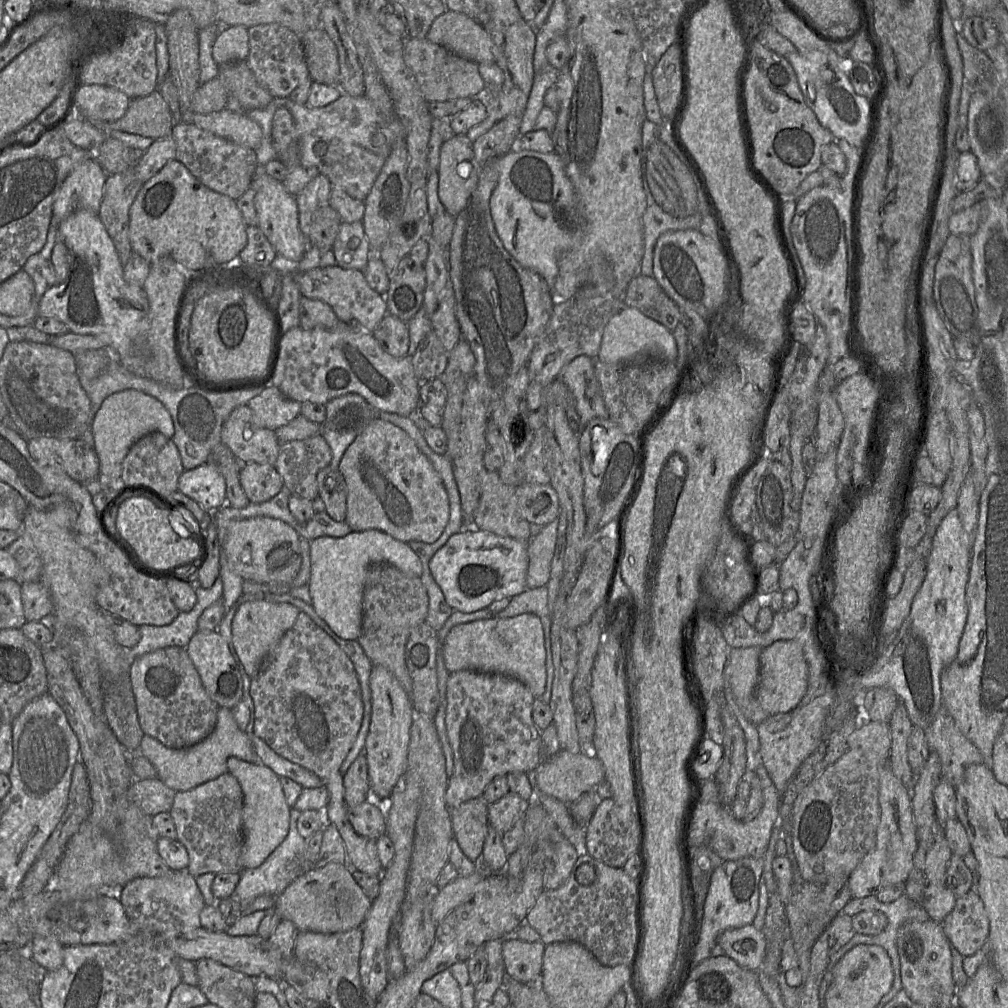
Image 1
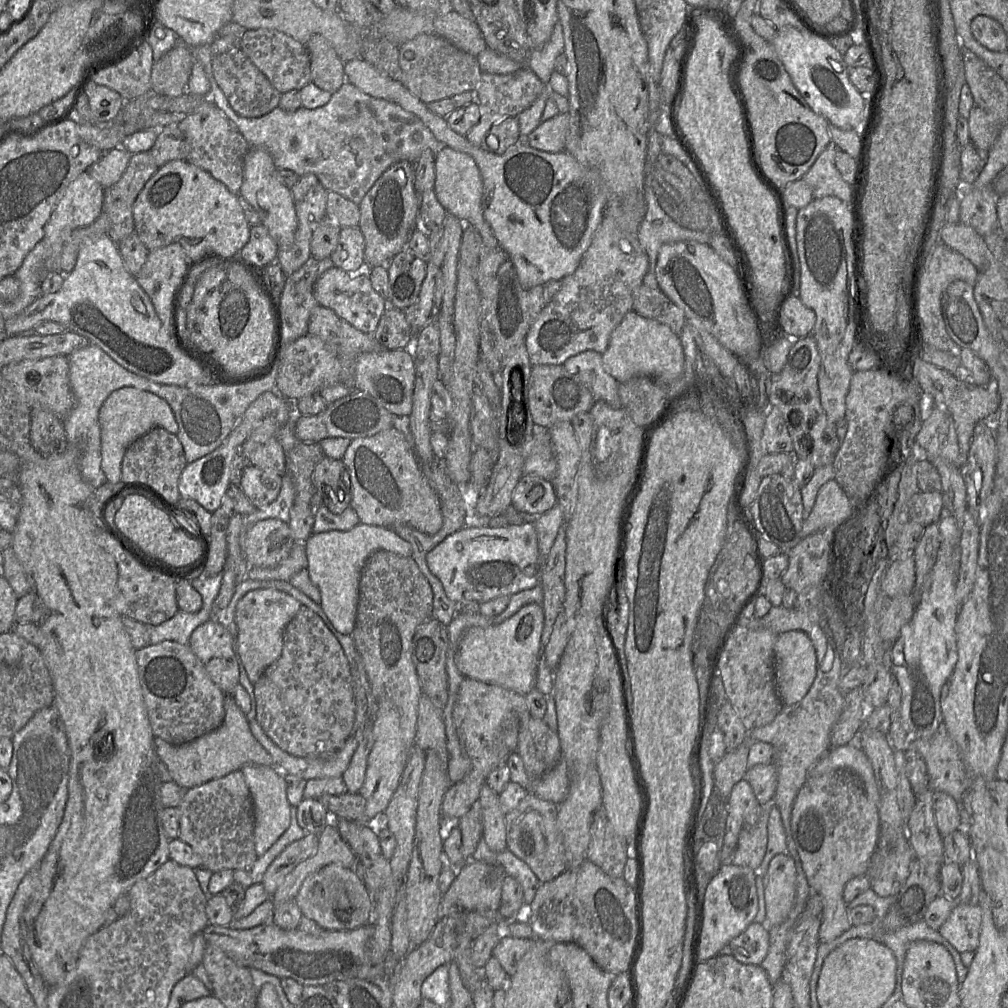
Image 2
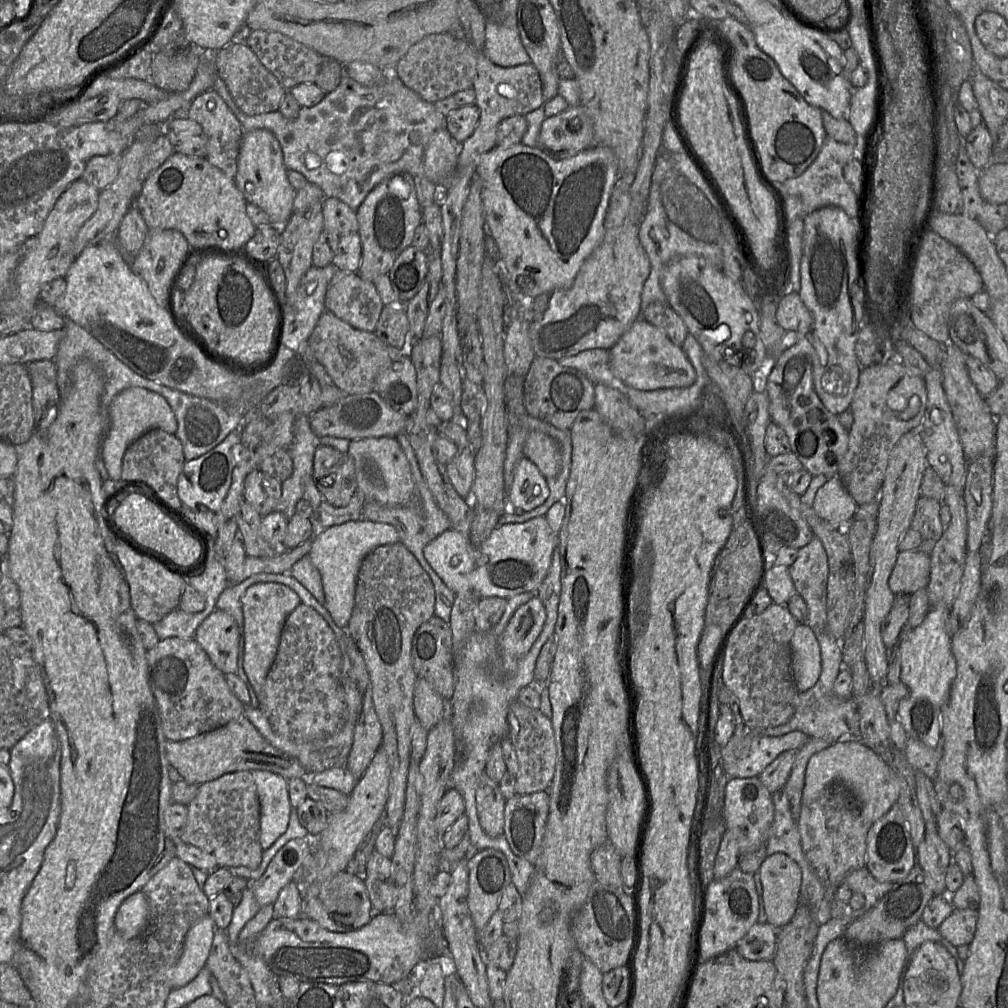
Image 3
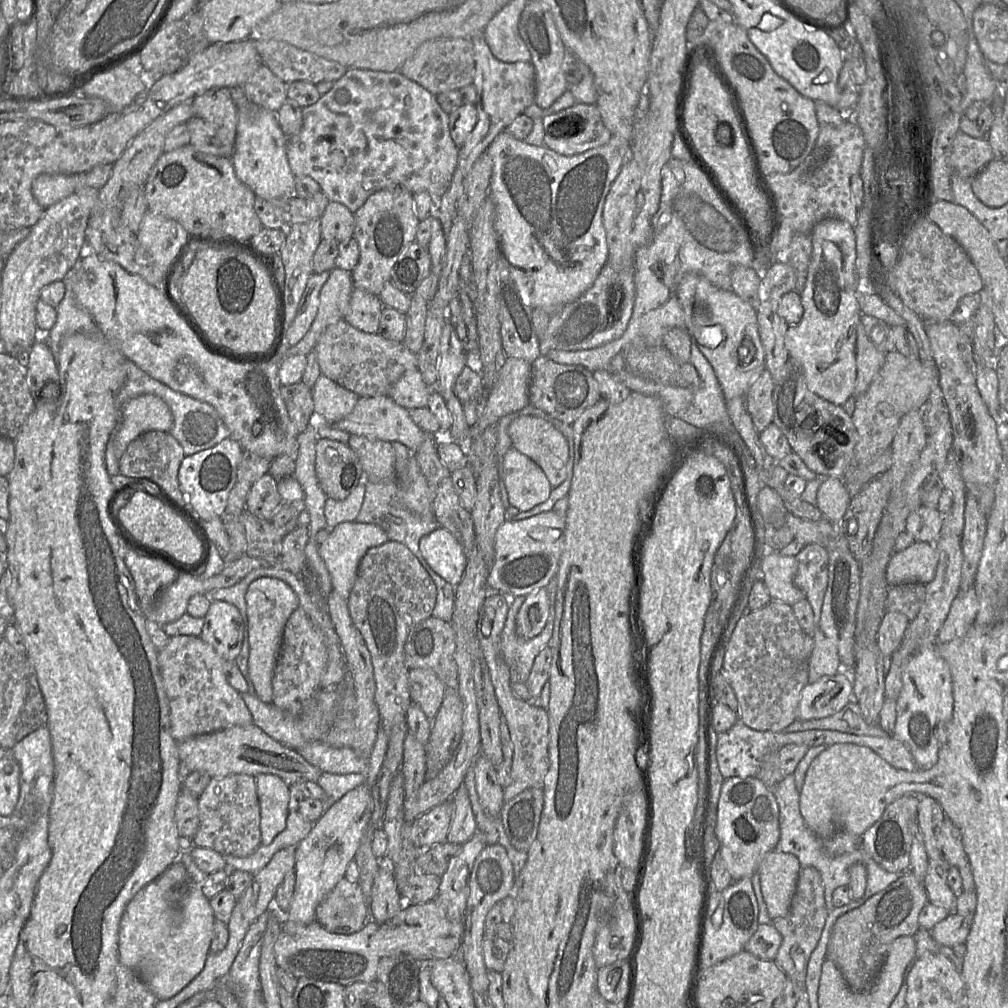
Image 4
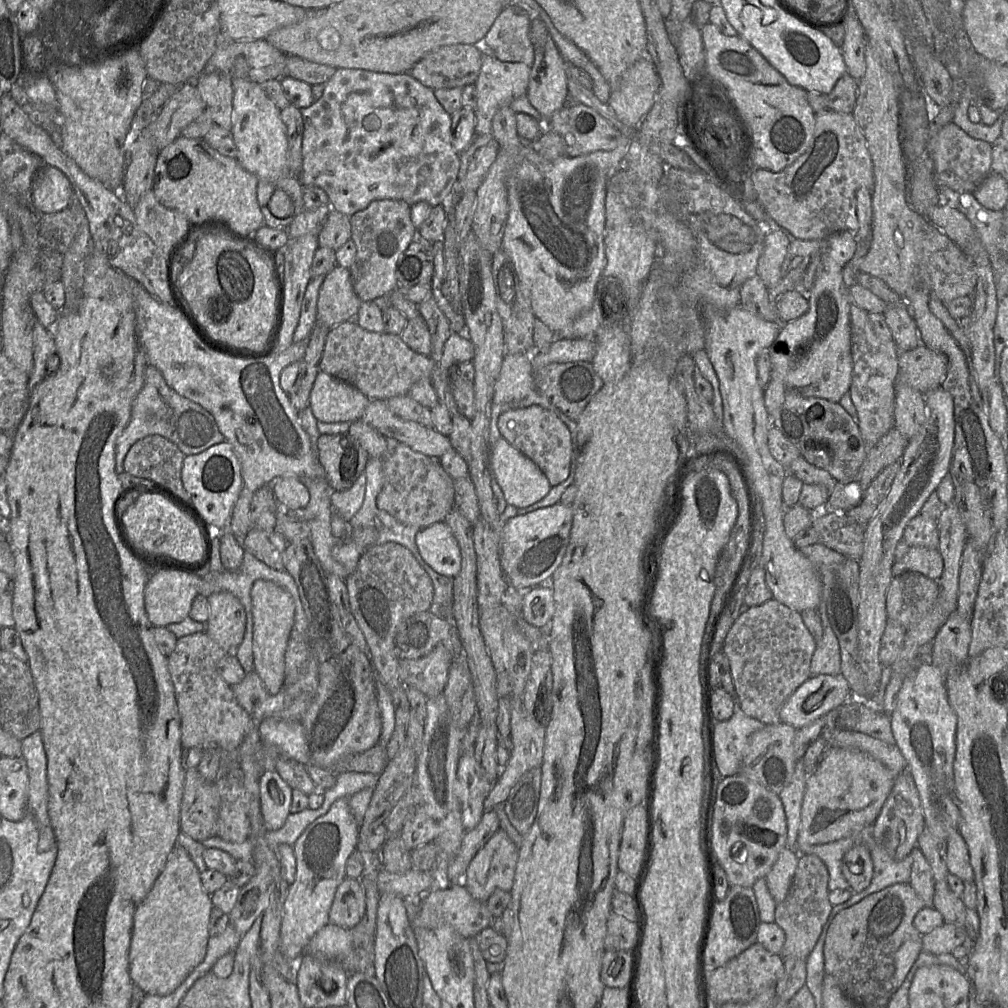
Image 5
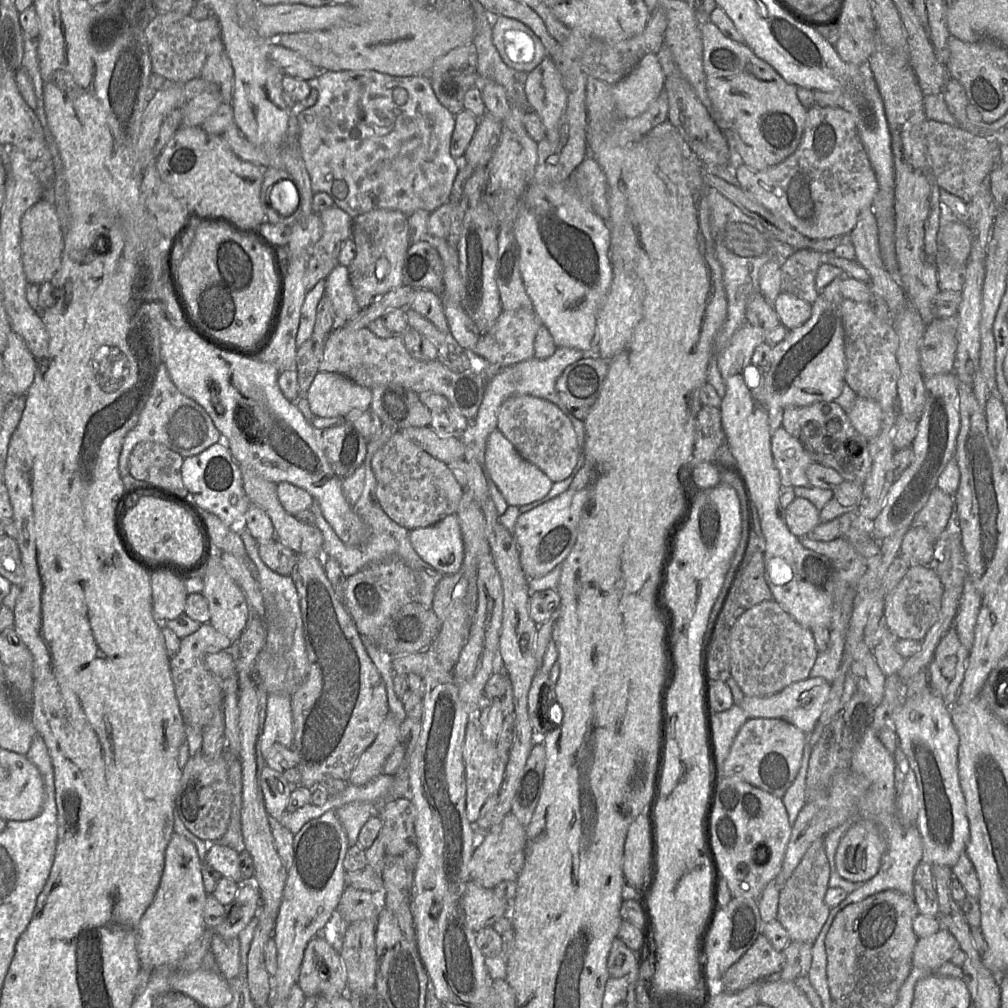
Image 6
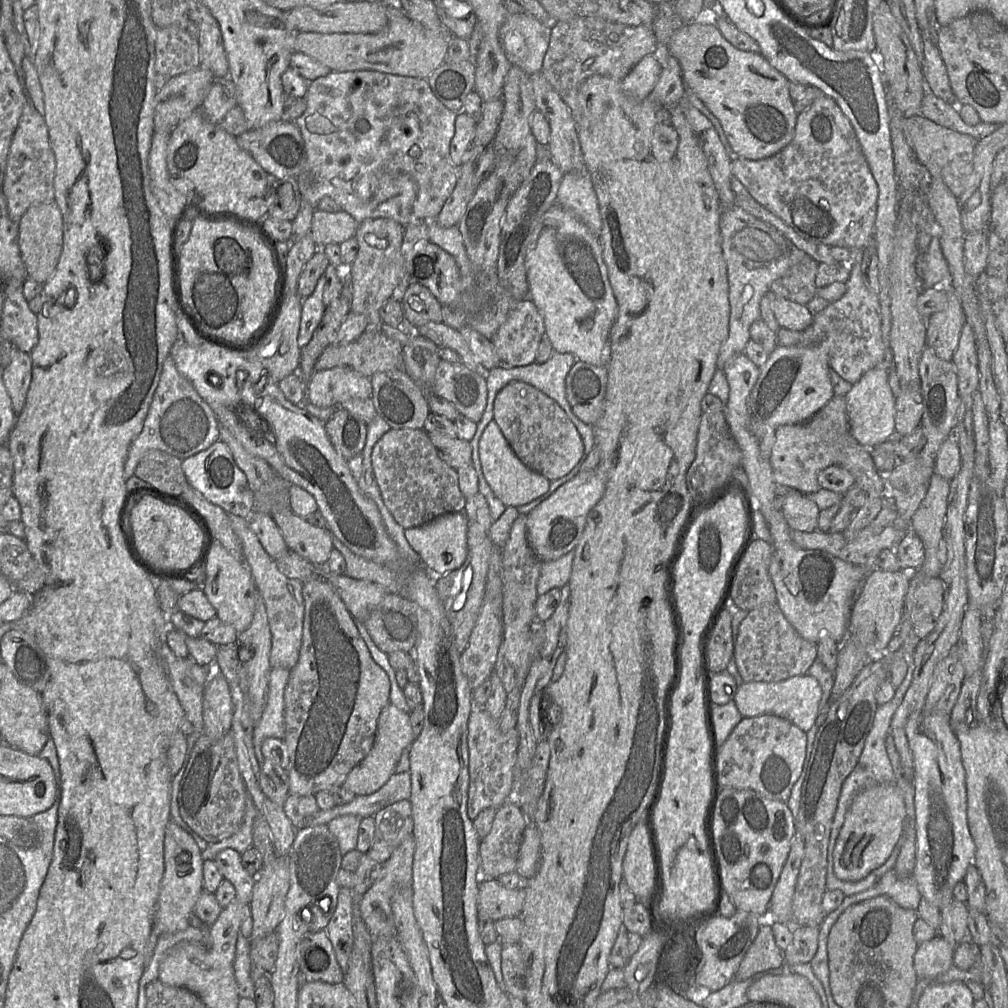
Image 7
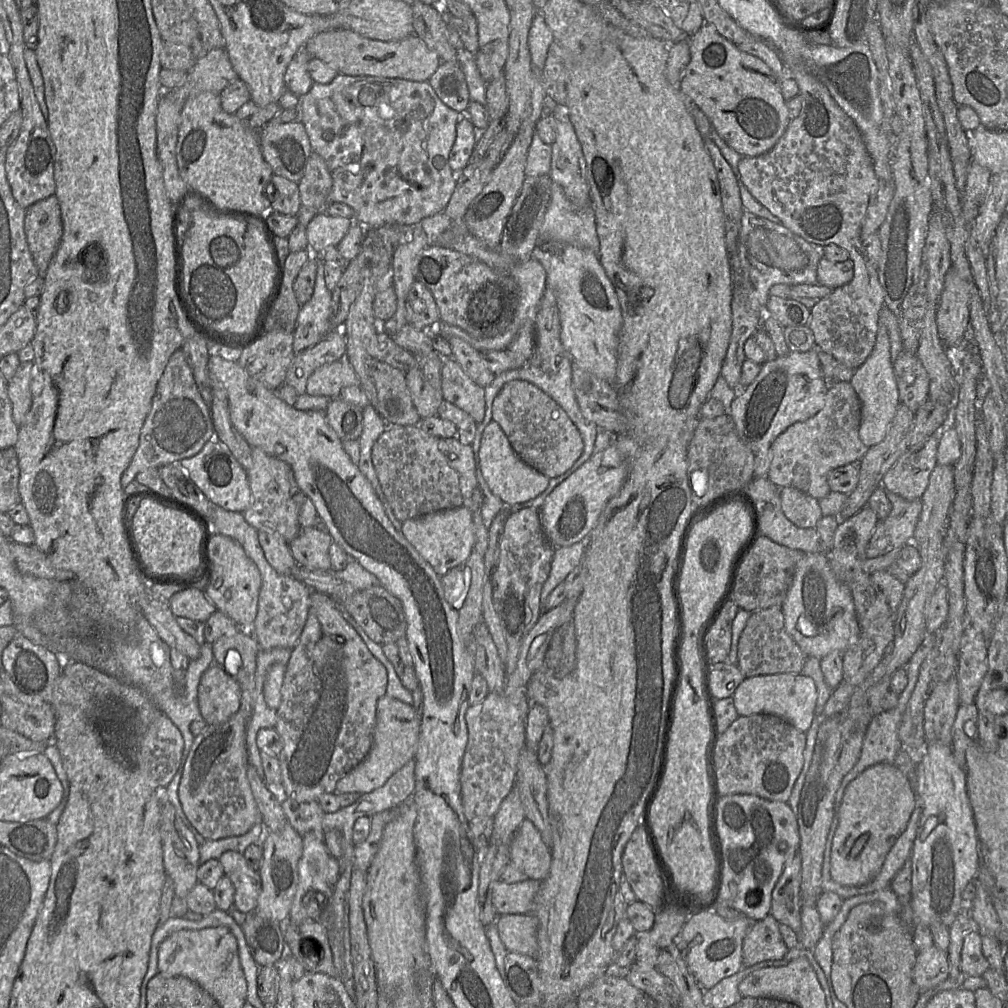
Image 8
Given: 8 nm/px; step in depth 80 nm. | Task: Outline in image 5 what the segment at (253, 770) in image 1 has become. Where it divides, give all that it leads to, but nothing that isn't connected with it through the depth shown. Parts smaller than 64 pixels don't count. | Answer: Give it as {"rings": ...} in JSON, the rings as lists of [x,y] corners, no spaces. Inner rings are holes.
{"rings":[[[264,771],[259,778],[260,805],[267,831],[280,829],[290,813],[292,788],[276,771]]]}

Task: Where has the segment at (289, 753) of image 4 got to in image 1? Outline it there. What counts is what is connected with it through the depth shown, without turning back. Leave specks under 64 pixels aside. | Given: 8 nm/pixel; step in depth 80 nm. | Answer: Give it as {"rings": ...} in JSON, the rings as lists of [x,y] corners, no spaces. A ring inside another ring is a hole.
{"rings":[[[218,709],[216,726],[211,734],[199,743],[186,748],[170,748],[150,735],[143,735],[139,752],[154,766],[157,778],[166,786],[179,791],[190,790],[208,780],[212,780],[227,772],[227,760],[236,757],[243,761],[257,763],[258,756],[253,744],[241,730],[232,713],[232,709]]]}

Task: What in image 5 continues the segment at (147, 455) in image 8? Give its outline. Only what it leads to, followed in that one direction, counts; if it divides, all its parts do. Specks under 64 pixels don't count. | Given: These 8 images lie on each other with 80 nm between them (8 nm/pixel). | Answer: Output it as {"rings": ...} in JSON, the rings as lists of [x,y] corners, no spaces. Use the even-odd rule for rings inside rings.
{"rings":[[[148,365],[145,370],[144,385],[132,403],[130,420],[116,440],[115,471],[117,475],[124,472],[124,459],[131,446],[150,435],[159,435],[170,440],[185,456],[199,454],[226,440],[212,414],[199,404],[175,392],[166,383],[161,372],[152,365]]]}

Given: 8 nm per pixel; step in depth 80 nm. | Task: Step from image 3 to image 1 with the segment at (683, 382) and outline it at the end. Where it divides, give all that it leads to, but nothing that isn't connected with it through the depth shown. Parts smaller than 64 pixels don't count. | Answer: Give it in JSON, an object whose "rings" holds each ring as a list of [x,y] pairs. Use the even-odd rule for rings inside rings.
{"rings":[[[623,307],[606,325],[598,360],[609,364],[622,364],[642,359],[673,362],[678,357],[678,348],[673,331],[647,317],[636,308]]]}

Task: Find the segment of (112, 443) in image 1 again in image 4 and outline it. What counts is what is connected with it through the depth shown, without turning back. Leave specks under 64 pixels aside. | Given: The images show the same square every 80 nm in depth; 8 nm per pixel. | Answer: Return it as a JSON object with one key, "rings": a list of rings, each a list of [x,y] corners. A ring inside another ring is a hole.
{"rings":[[[144,394],[129,400],[122,407],[120,422],[115,429],[119,456],[140,435],[149,431],[169,432],[173,416],[168,405],[158,396]]]}

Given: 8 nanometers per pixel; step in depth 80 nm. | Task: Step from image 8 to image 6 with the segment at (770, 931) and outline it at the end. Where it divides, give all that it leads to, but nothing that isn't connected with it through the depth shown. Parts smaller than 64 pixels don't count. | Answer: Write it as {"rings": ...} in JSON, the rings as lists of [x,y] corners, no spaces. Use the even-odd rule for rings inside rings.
{"rings":[[[760,934],[742,957],[730,966],[720,981],[724,991],[741,991],[761,978],[781,973],[785,958],[776,951],[766,936]]]}

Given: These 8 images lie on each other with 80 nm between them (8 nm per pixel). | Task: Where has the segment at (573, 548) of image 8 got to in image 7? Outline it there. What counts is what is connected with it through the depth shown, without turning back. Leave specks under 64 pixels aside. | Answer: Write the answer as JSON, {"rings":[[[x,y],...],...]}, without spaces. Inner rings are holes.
{"rings":[[[574,550],[557,560],[543,562],[537,581],[537,593],[543,595],[553,588],[561,589],[568,583],[574,559]]]}

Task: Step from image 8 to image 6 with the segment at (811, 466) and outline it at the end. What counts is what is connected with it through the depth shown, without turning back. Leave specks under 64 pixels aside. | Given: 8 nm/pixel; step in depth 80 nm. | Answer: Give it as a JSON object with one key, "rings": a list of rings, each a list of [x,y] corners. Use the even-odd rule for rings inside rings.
{"rings":[[[782,426],[771,435],[771,451],[780,473],[781,485],[812,487],[806,470],[814,460],[803,444]]]}

